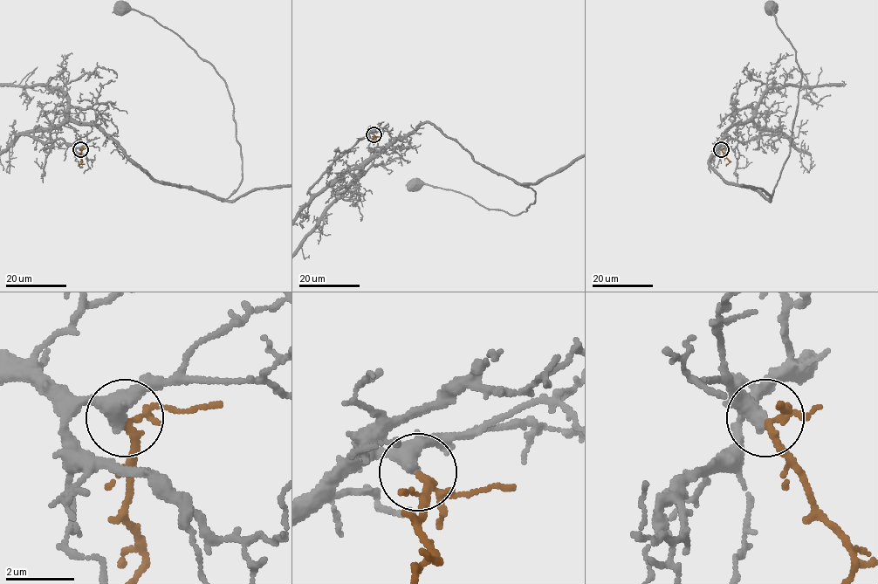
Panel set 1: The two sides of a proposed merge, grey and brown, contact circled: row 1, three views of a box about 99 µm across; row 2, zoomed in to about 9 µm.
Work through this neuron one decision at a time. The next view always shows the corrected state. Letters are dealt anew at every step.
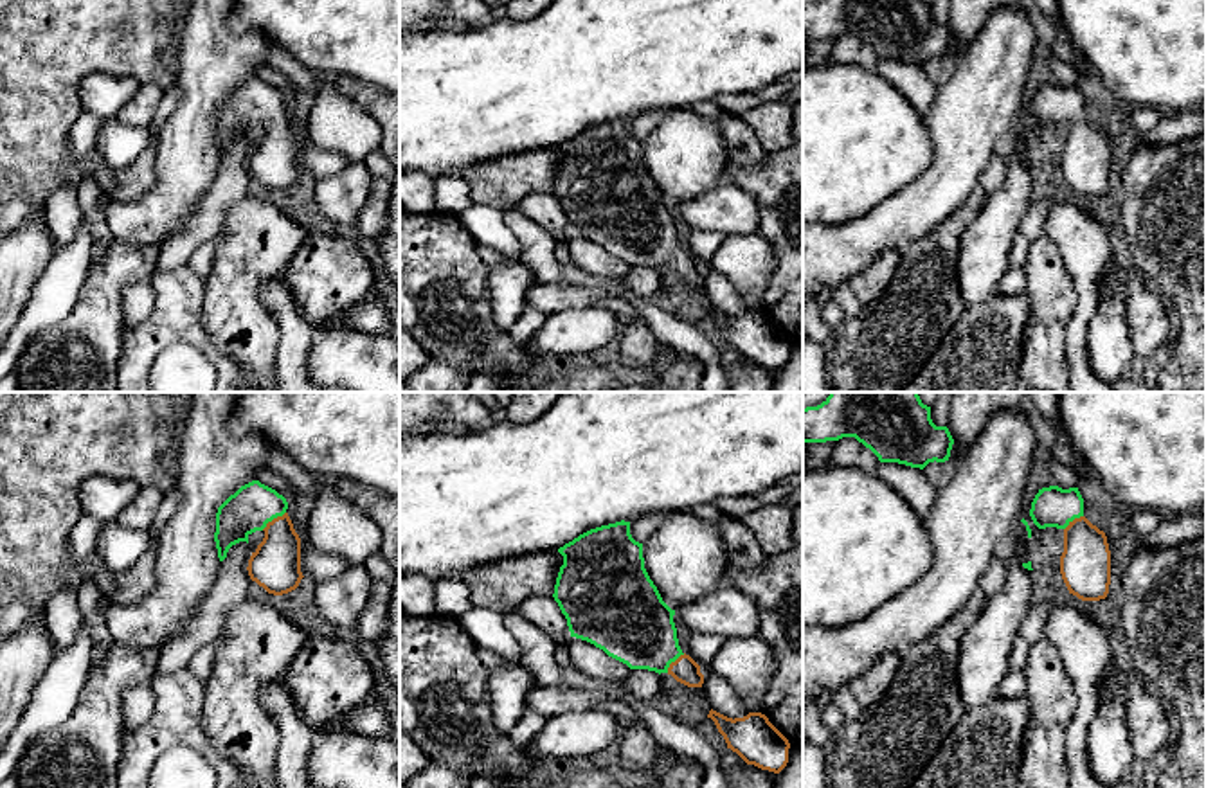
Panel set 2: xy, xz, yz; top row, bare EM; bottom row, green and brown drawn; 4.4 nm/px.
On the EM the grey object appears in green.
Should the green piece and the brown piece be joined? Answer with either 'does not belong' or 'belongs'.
belongs

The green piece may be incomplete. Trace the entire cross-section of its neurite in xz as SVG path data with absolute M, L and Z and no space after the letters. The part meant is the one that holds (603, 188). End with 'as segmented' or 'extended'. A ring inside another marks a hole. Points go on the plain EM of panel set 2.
M621 117L590 126L560 144L558 149L563 153L563 162L560 164L553 194L567 216L571 234L594 241L630 266L668 270L688 284L702 284L704 272L700 270L700 263L679 243L673 219L675 207L662 198L650 176L644 166L643 140L632 135L630 119Z; extended

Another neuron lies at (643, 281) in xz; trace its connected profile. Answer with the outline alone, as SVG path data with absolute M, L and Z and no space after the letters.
M632 266L621 282L641 297L650 297L659 286L661 272L648 266Z

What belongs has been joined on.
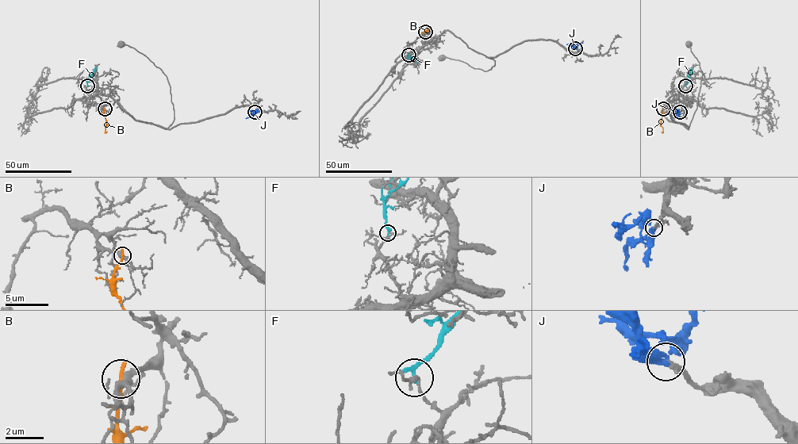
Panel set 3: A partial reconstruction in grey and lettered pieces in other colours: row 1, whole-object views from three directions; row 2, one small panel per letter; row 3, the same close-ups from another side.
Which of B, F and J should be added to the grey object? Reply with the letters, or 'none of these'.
none of these

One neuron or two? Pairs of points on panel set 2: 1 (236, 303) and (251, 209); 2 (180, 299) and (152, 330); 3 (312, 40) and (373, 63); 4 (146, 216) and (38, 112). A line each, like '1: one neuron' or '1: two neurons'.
1: one neuron
2: one neuron
3: one neuron
4: two neurons

